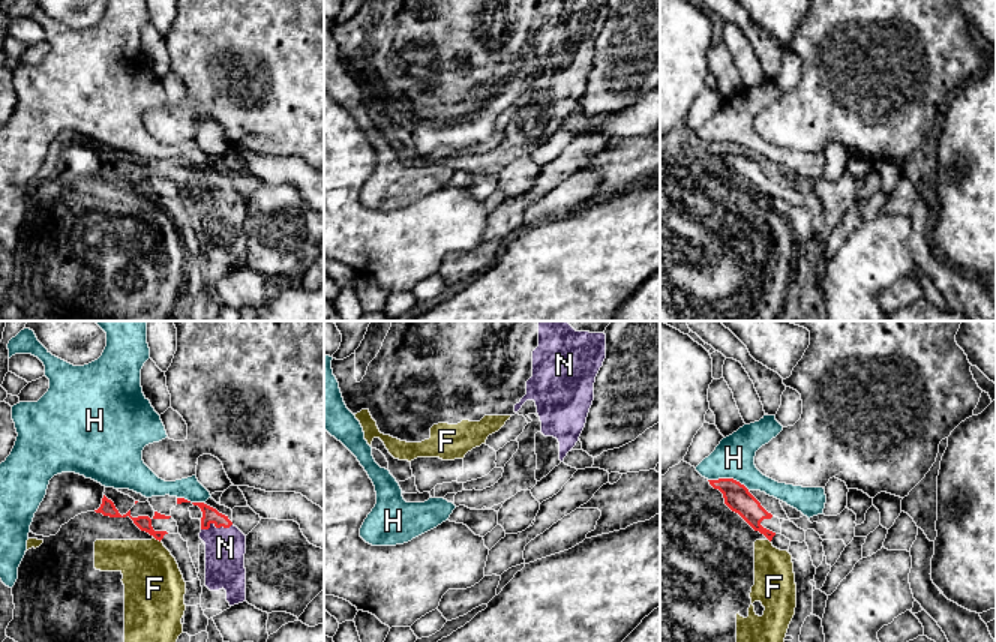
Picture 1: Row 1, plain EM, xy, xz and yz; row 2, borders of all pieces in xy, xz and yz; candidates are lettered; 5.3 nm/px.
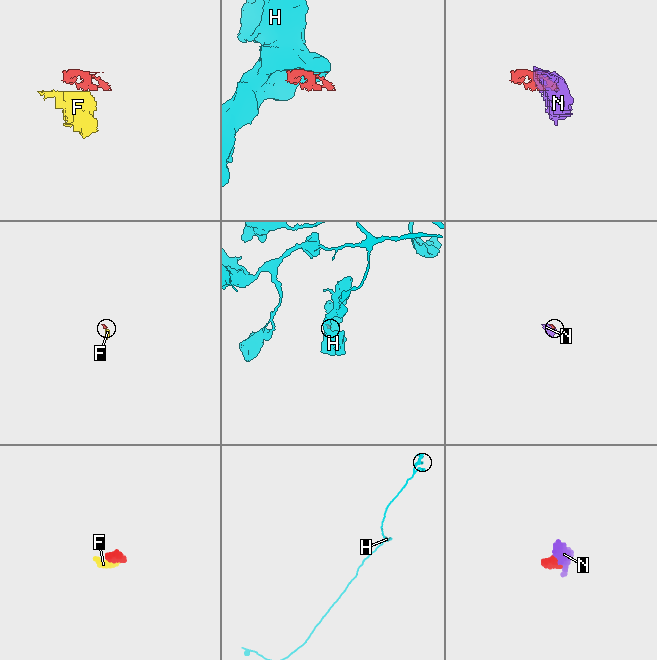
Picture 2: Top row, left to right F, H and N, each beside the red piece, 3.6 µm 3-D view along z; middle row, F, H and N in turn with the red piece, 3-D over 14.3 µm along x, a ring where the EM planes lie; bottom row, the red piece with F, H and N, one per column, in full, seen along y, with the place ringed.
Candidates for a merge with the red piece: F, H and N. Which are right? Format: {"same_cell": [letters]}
{"same_cell": ["F", "N"]}

